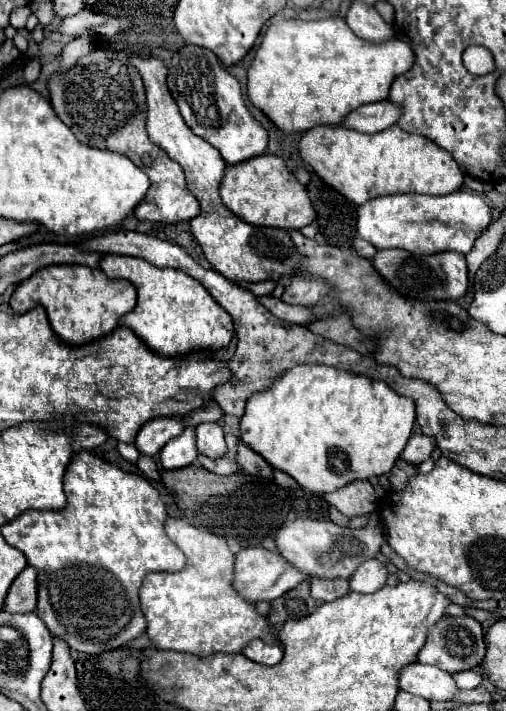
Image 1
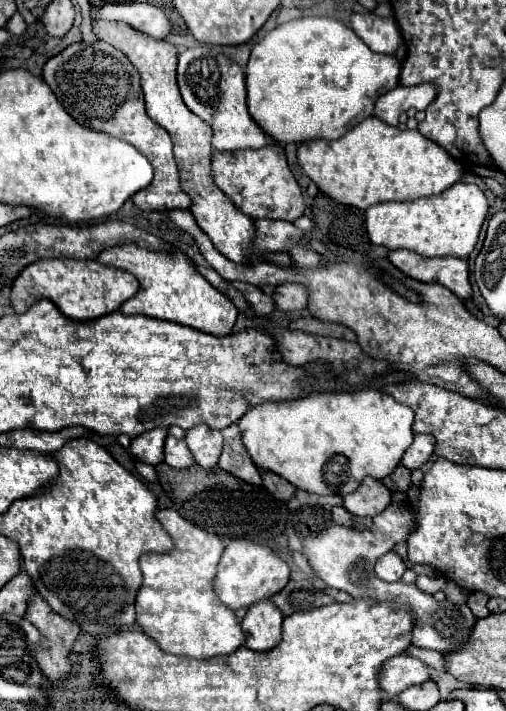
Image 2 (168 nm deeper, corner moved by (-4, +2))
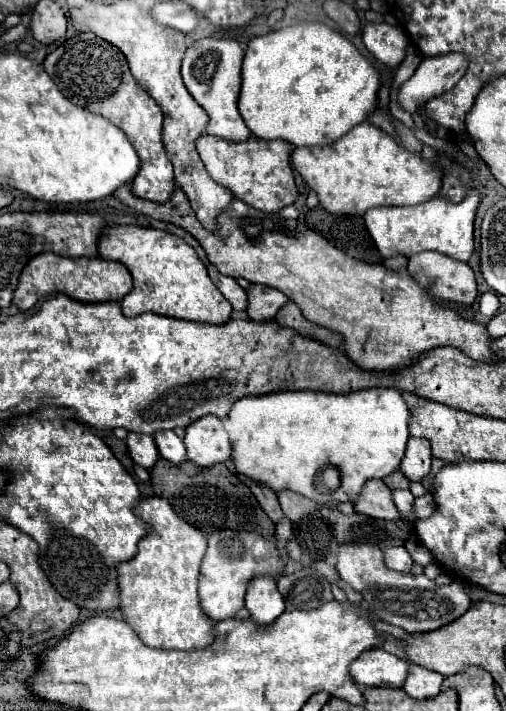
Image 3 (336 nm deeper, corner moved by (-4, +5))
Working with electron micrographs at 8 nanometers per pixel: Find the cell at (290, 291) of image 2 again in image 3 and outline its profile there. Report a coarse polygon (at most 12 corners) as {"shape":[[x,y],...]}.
{"shape":[[252,284],[248,316],[272,320],[288,302],[276,288]]}

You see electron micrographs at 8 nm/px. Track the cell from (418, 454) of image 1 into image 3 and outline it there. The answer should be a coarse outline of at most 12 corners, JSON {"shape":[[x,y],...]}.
{"shape":[[410,438],[400,470],[410,482],[430,472],[426,438]]}

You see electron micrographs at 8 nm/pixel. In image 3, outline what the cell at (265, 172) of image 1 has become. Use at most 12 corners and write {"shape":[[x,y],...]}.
{"shape":[[286,140],[196,148],[212,180],[274,214],[298,190]]}

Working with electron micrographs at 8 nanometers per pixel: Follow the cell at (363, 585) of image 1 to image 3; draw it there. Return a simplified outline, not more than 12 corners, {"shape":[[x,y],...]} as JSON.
{"shape":[[404,546],[388,548],[384,564],[410,572],[414,562]]}

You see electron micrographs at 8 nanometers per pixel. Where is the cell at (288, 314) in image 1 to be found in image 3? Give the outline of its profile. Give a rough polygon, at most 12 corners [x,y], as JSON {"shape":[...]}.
{"shape":[[212,264],[208,276],[234,310],[248,308],[248,294]]}

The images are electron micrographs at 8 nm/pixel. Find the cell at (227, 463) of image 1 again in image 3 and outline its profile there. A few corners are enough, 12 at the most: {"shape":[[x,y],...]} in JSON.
{"shape":[[248,476],[238,478],[252,490],[272,522],[280,522],[276,492],[266,484],[258,484]]}

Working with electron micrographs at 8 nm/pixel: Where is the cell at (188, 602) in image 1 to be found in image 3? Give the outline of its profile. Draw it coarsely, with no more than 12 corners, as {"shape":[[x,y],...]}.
{"shape":[[166,498],[120,564],[120,612],[146,646],[202,650],[198,598],[208,538]]}

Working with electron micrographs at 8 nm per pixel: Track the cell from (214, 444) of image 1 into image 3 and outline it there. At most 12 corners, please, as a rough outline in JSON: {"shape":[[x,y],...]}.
{"shape":[[204,416],[186,428],[188,460],[202,468],[232,456],[222,420]]}

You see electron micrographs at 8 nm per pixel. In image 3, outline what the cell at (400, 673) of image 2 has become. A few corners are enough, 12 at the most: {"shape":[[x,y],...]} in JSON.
{"shape":[[382,648],[352,662],[362,686],[402,688],[410,662]]}

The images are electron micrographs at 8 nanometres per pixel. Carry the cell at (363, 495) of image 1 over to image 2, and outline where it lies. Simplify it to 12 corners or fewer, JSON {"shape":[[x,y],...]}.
{"shape":[[372,477],[344,495],[344,509],[374,517],[390,505],[390,491]]}

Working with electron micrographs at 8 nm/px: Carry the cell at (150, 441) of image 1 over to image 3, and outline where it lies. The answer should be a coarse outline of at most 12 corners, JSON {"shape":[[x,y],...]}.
{"shape":[[150,434],[126,438],[136,464],[152,468],[160,454]]}

